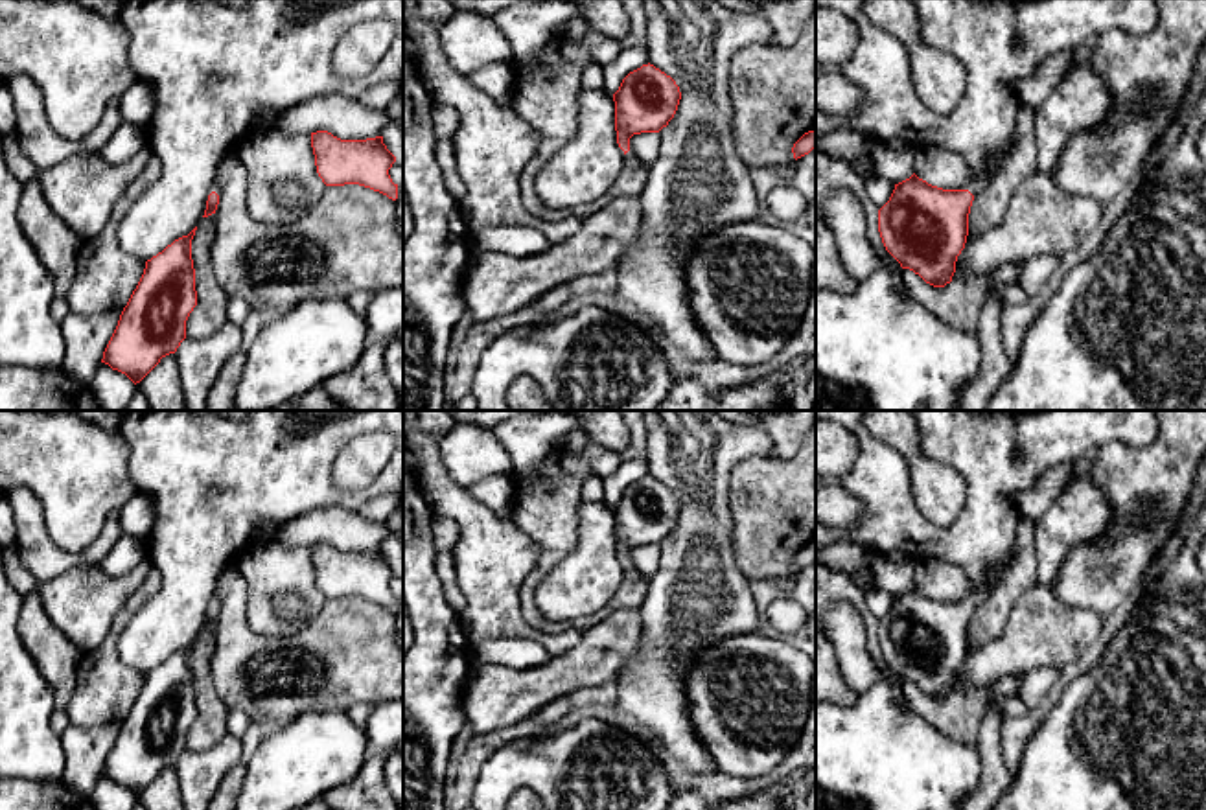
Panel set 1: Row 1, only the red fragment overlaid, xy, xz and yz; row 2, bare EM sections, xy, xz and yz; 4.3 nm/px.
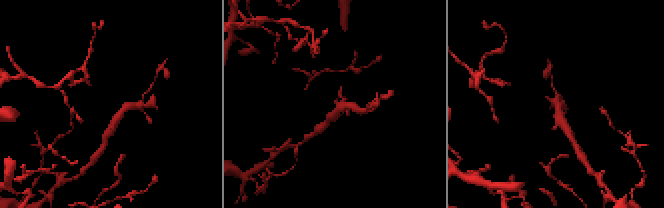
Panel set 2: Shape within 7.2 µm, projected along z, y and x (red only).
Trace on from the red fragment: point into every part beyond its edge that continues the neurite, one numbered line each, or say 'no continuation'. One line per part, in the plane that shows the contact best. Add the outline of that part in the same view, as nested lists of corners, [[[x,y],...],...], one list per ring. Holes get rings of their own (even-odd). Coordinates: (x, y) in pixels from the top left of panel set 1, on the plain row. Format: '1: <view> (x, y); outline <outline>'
1: yz (976, 599); outline [[[1016,549],[1011,552],[1011,560],[1000,569],[992,571],[989,578],[970,595],[968,604],[972,608],[980,608],[985,604],[987,596],[991,595],[992,587],[1005,576],[1005,573],[1013,567],[1016,556]]]

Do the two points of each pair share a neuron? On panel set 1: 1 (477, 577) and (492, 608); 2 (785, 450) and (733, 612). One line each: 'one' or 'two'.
1: one
2: two

